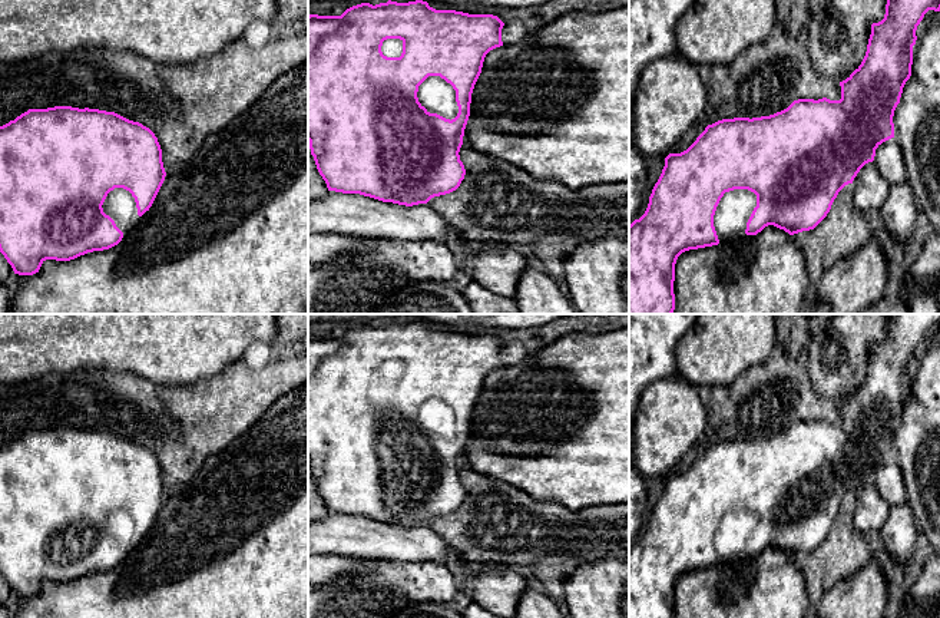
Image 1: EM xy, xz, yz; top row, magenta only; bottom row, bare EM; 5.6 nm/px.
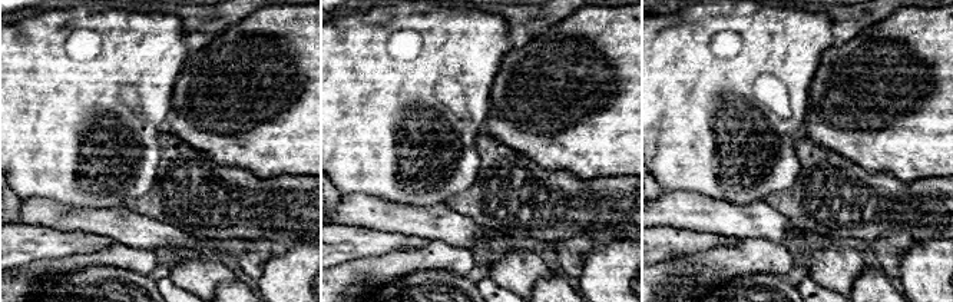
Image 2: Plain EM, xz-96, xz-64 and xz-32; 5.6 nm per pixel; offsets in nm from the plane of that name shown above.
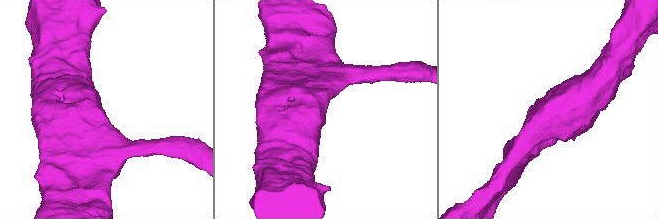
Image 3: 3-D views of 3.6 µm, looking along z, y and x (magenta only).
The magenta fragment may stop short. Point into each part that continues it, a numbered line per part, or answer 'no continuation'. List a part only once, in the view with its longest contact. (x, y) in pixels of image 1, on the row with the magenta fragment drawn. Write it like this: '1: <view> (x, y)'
1: yz (734, 210)

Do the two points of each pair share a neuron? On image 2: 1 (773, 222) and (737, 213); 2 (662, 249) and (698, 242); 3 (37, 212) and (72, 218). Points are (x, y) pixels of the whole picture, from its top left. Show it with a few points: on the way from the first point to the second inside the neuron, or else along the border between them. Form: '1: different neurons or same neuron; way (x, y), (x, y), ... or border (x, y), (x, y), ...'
1: same neuron; way (764, 222), (745, 221)
2: same neuron; way (671, 242), (690, 242)
3: same neuron; way (46, 212), (63, 218)

